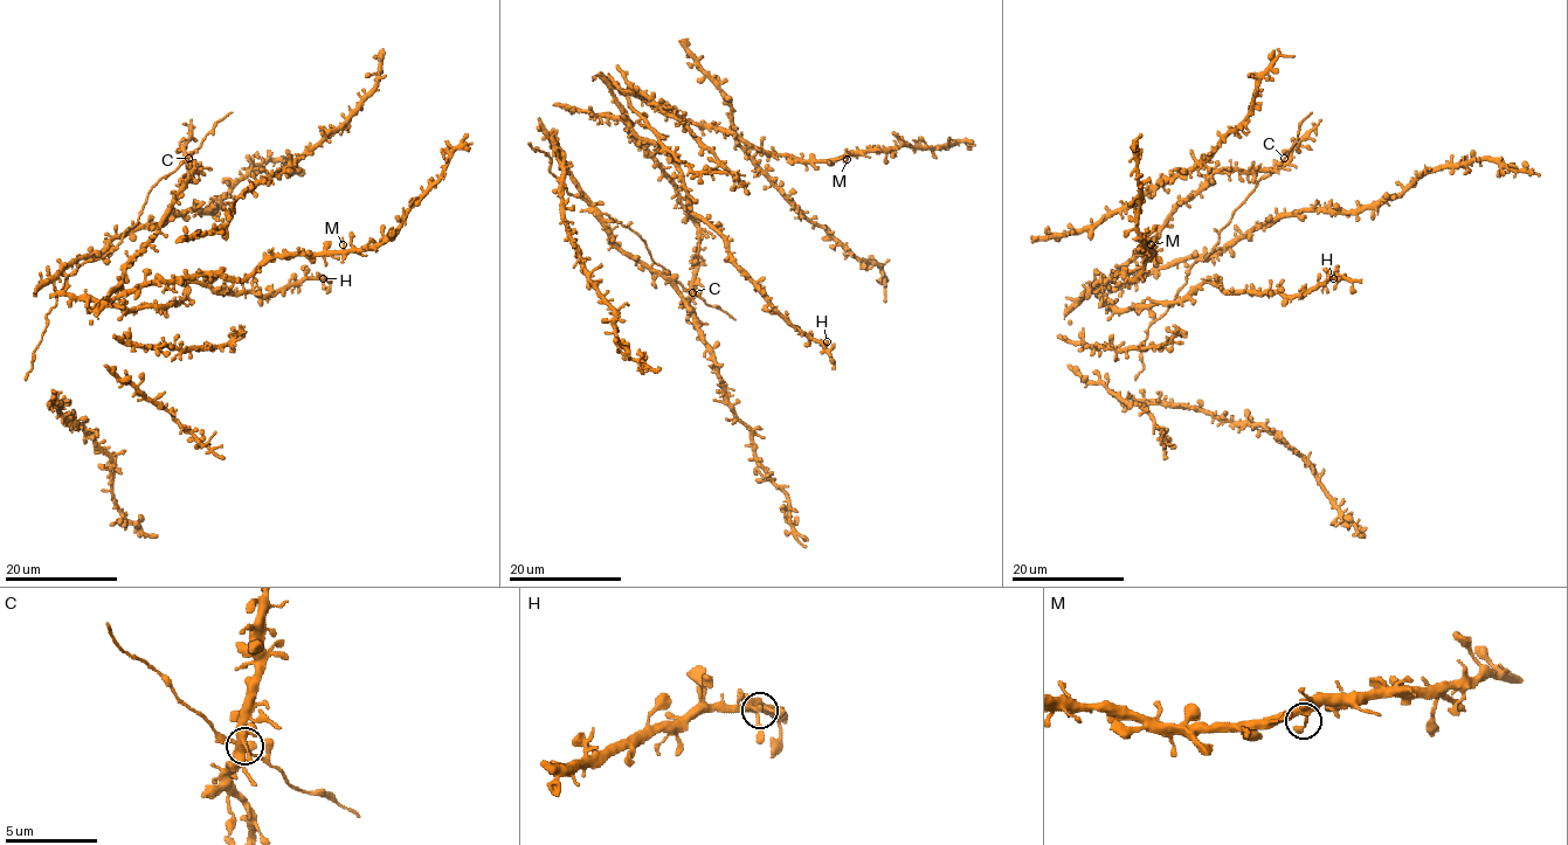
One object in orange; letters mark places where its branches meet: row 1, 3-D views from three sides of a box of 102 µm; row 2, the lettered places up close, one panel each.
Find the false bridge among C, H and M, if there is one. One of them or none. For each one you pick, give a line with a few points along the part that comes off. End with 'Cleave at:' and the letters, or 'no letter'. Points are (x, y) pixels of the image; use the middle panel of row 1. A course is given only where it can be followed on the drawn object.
Cleave at: no letter

